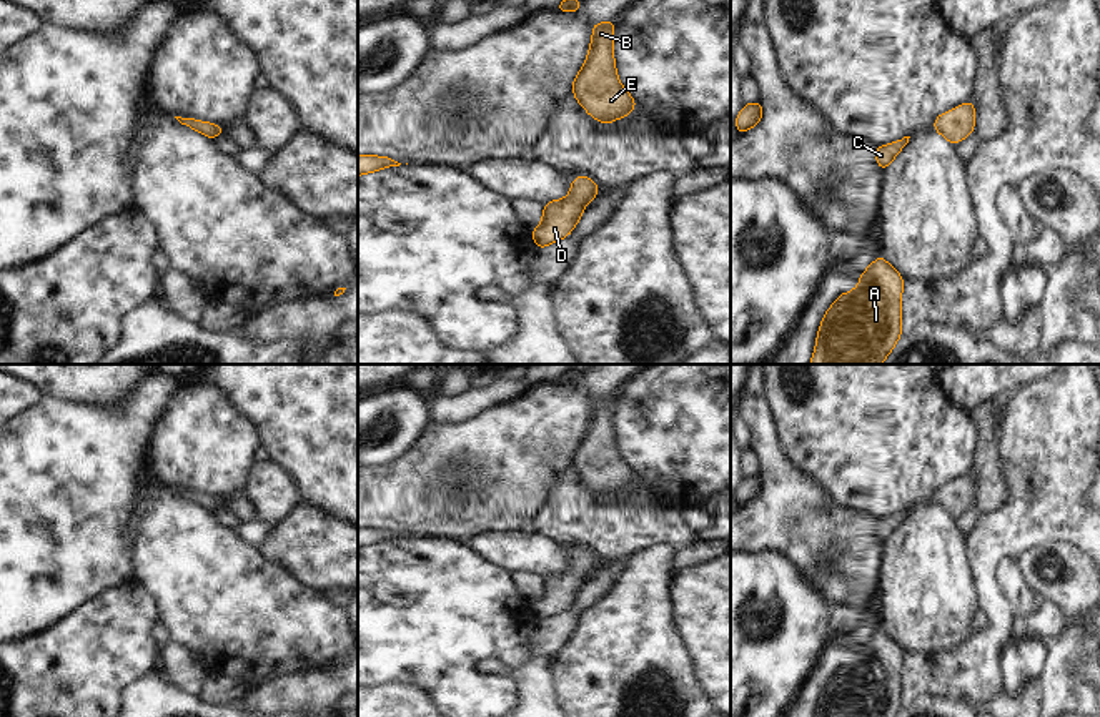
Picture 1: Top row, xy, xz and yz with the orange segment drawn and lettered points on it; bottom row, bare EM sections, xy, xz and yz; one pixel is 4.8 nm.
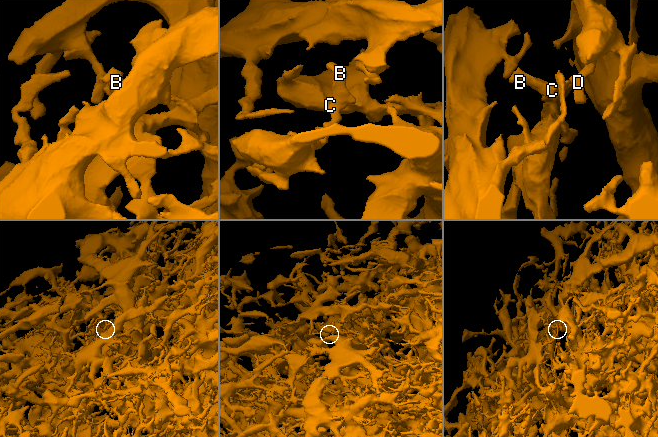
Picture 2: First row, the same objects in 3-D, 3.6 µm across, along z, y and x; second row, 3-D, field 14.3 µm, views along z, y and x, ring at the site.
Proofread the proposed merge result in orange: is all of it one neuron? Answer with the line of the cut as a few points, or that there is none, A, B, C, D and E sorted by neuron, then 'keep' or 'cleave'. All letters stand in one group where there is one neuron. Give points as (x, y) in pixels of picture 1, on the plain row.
no cut | A B C D E | keep

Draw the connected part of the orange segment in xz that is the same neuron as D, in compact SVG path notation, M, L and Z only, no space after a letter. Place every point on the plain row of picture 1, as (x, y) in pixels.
M576 549L571 566L544 577L543 594L533 602L533 614L541 622L557 612L564 612L577 597L584 577L596 572L597 557L586 549Z

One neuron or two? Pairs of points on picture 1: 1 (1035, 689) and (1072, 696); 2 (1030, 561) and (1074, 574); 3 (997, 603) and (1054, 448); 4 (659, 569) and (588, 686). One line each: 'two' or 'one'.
1: two
2: one
3: one
4: one

